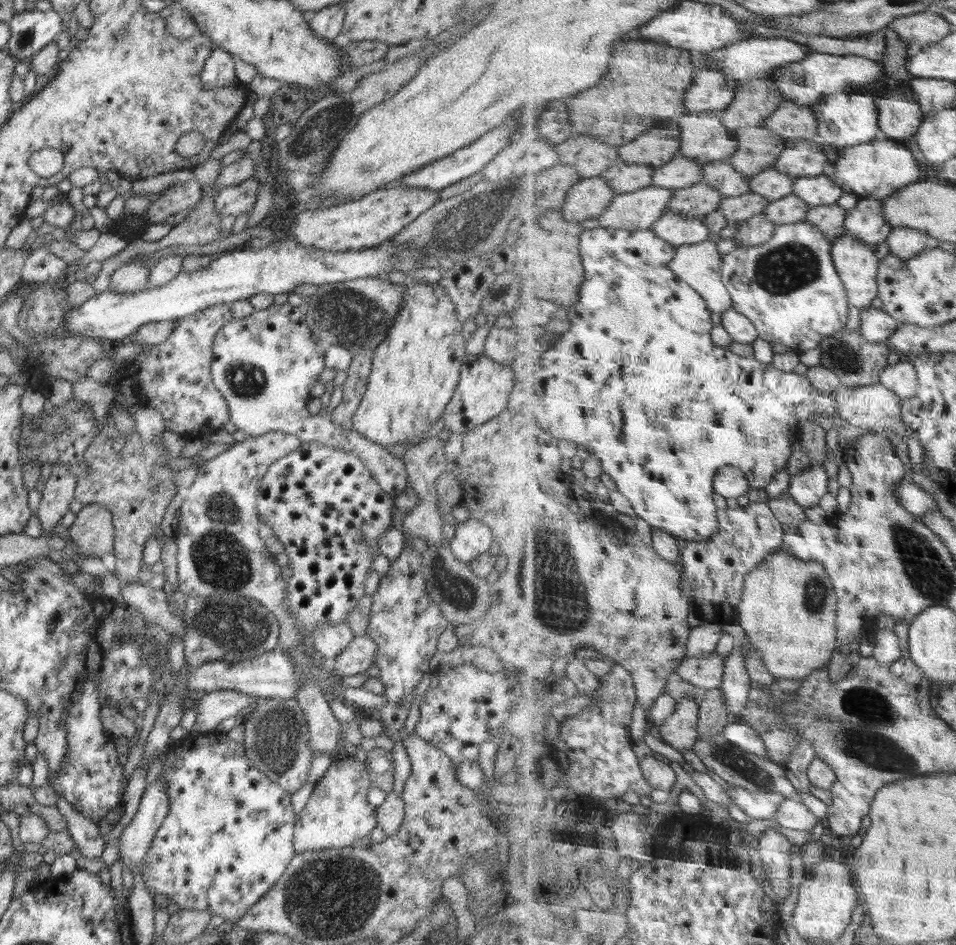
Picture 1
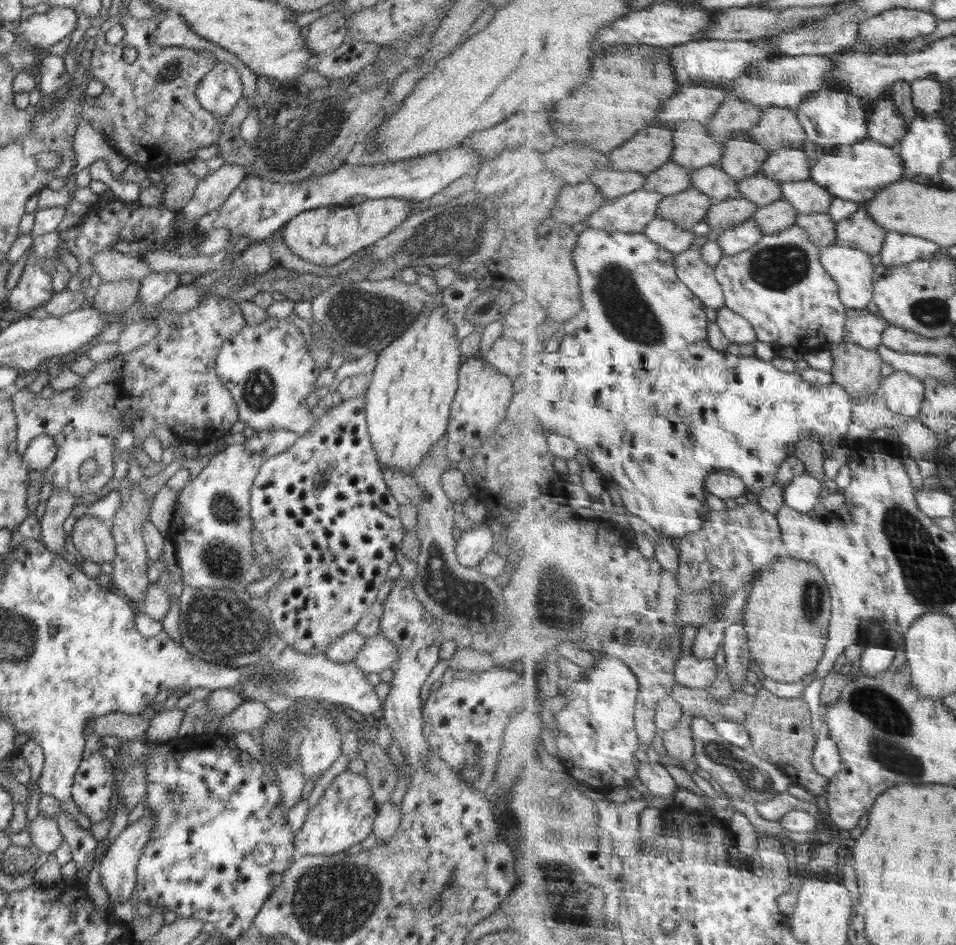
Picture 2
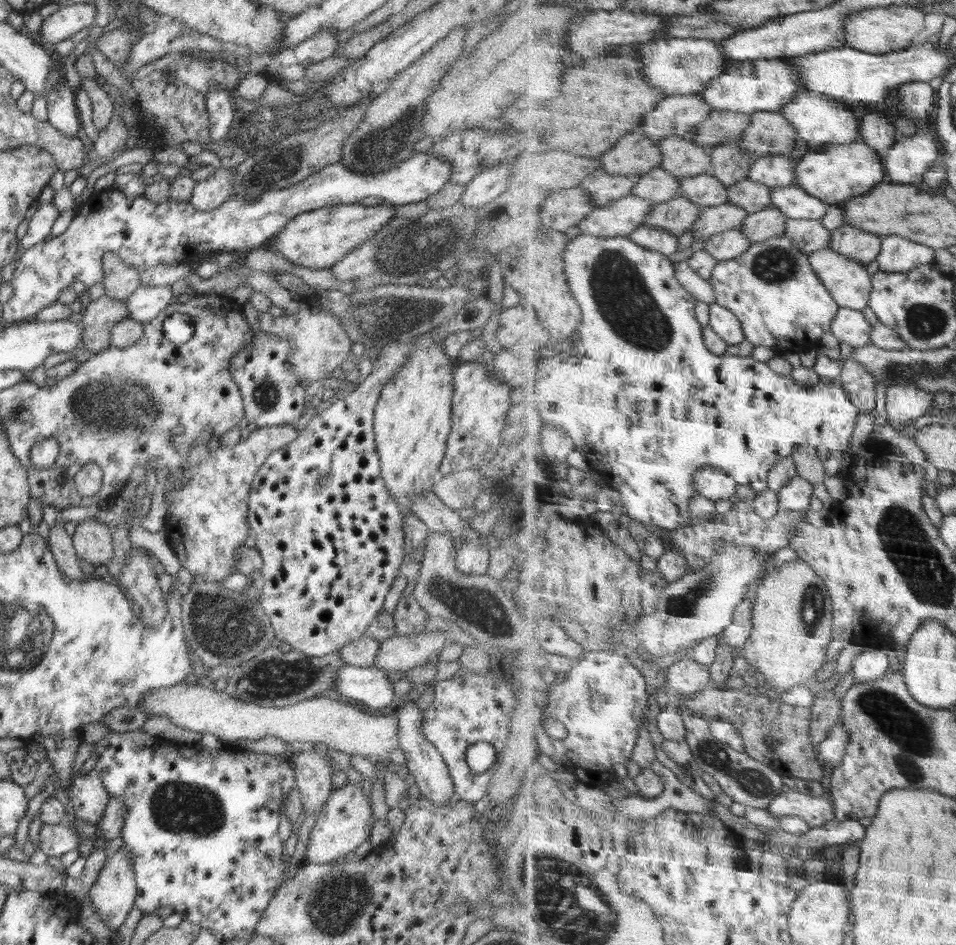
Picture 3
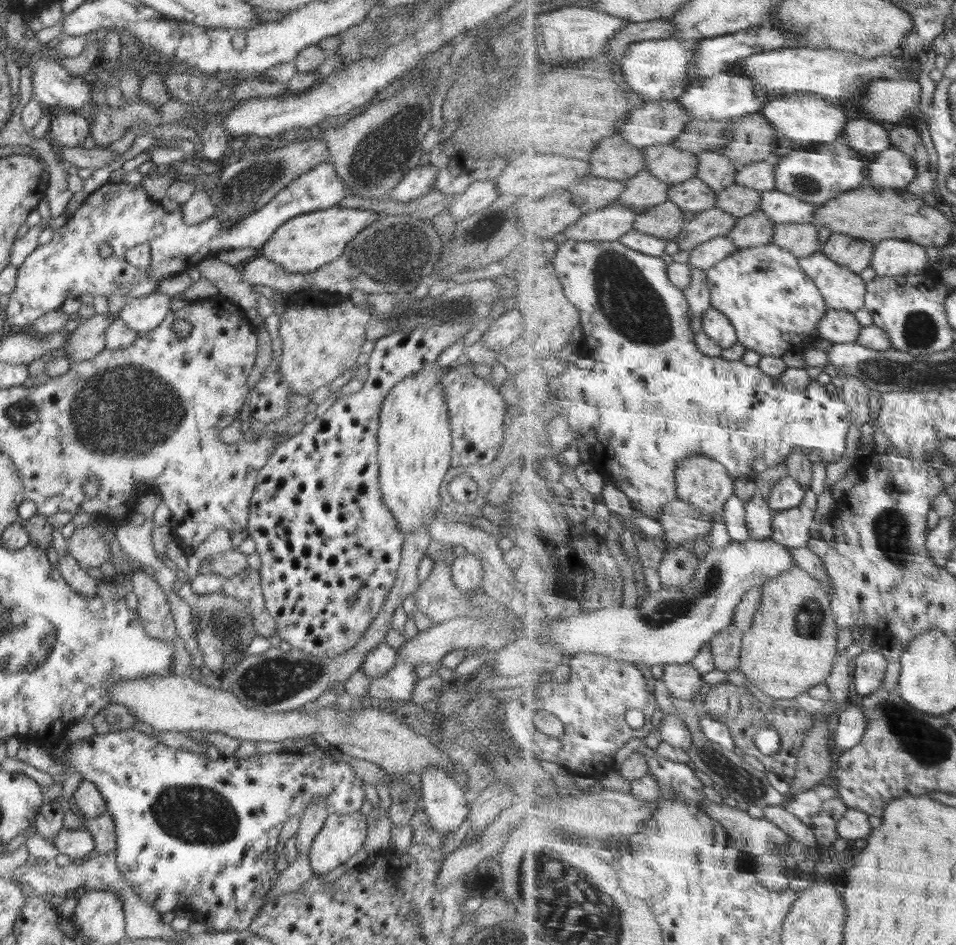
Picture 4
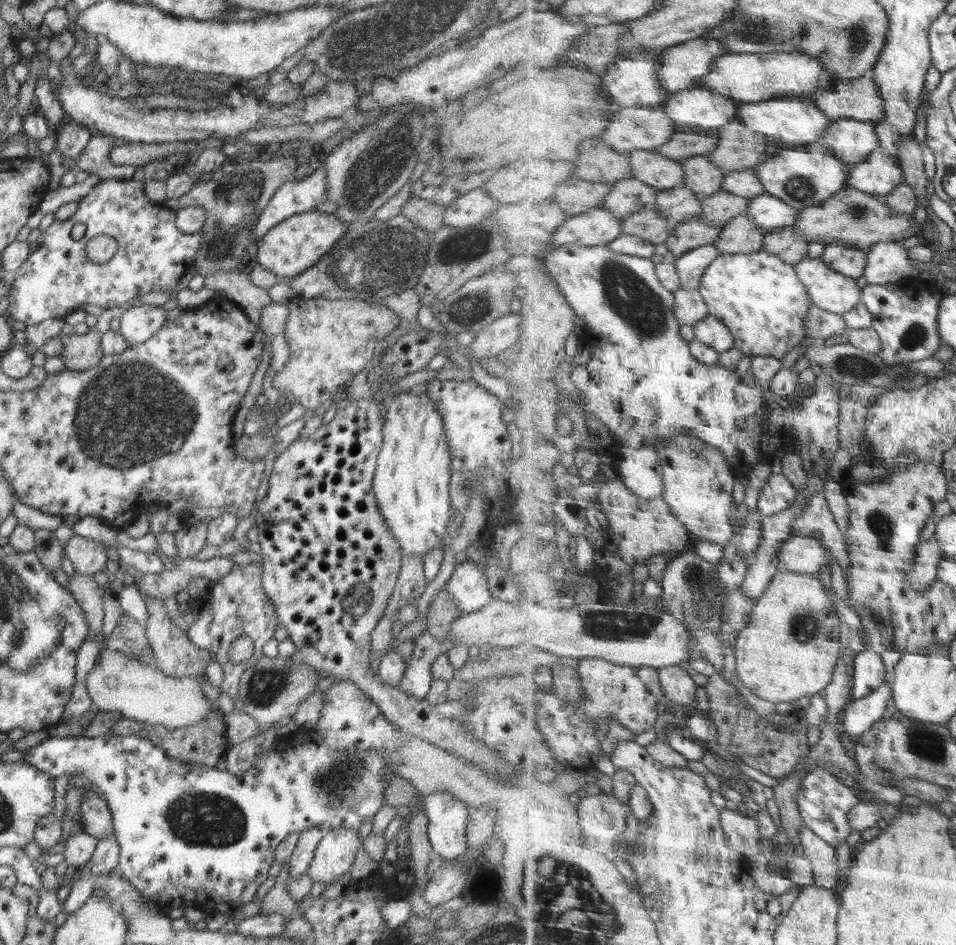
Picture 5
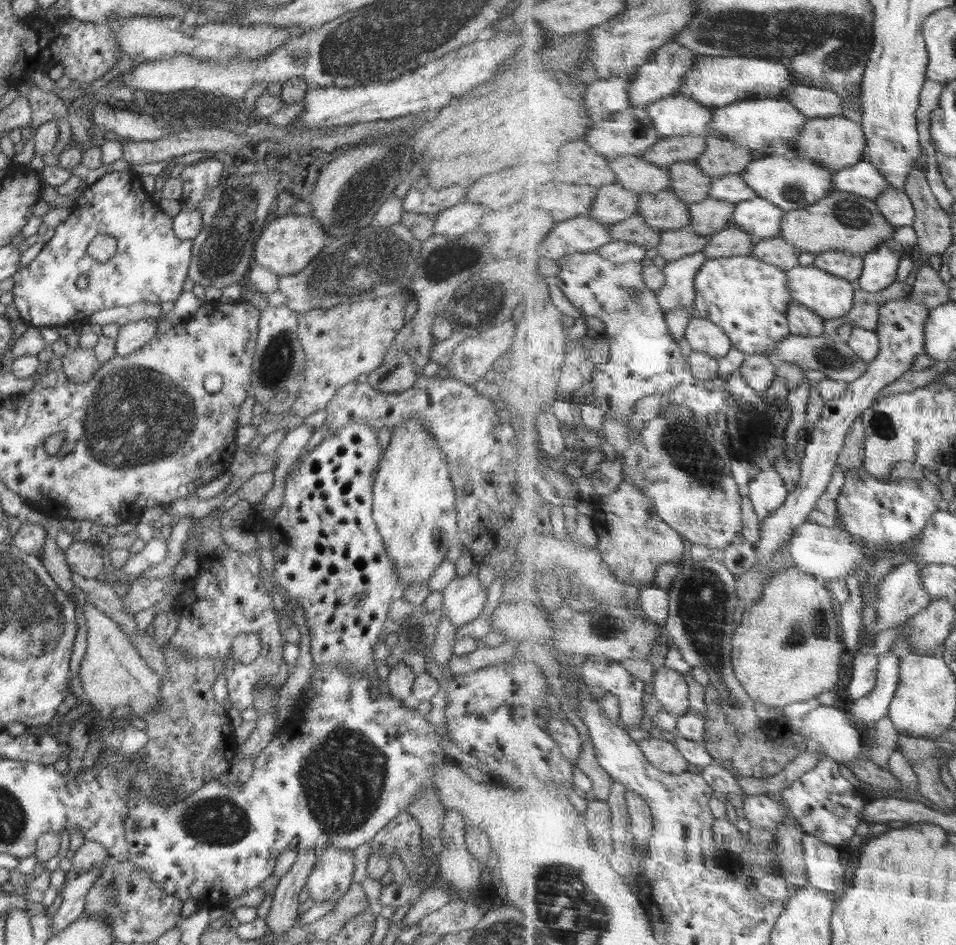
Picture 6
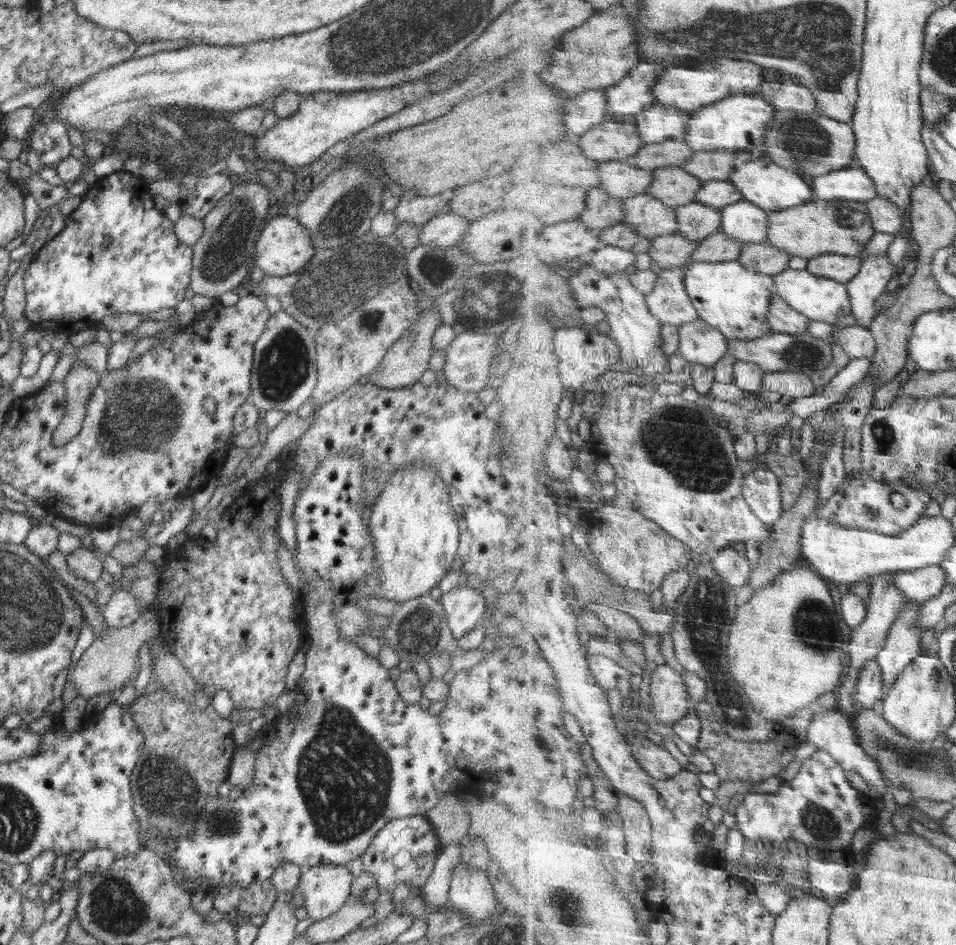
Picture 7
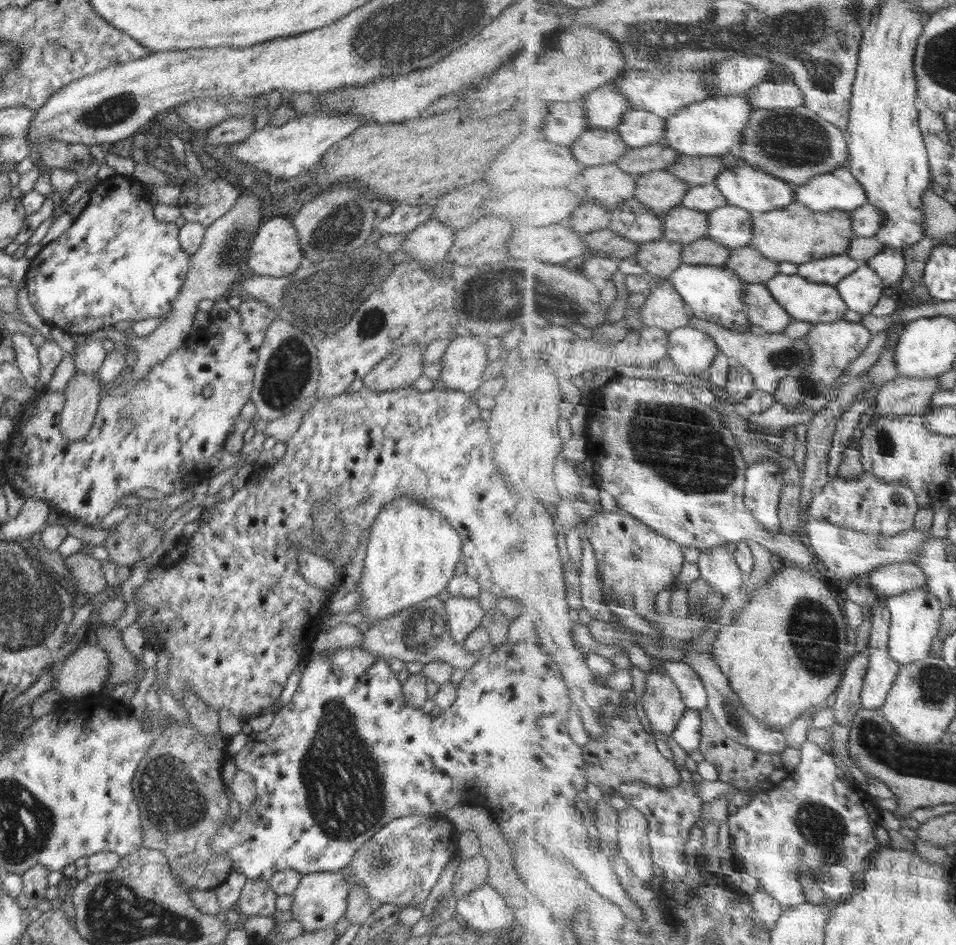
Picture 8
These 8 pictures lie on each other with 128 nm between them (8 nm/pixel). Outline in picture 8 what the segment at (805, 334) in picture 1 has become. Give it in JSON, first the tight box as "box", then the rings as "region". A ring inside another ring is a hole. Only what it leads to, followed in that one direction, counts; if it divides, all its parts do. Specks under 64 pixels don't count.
{"box":[671,264,754,332],"region":[[[683,264],[672,273],[671,278],[676,290],[698,317],[738,332],[744,332],[744,328],[754,325],[750,322],[750,308],[746,306],[746,280],[734,270],[722,266]]]}

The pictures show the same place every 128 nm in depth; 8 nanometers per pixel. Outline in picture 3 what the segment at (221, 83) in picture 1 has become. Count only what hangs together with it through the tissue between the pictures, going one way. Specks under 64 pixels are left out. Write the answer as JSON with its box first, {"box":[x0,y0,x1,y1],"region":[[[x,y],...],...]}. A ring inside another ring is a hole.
{"box":[206,89,236,142],"region":[[[215,89],[206,96],[206,107],[209,115],[209,136],[213,142],[225,140],[234,122],[236,108],[230,102],[230,90]]]}

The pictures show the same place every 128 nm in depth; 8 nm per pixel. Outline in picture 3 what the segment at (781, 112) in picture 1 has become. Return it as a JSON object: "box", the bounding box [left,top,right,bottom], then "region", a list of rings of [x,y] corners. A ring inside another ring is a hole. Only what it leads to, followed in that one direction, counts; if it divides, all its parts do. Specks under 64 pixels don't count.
{"box":[739,111,800,158],"region":[[[778,111],[752,114],[752,123],[739,146],[761,158],[766,155],[788,154],[800,139],[790,120]]]}

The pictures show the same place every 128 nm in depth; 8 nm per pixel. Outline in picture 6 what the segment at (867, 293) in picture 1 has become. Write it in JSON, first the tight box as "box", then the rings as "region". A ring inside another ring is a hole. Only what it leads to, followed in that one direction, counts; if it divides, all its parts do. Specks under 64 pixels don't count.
{"box":[788,264,856,320],"region":[[[815,264],[798,266],[788,271],[794,301],[808,306],[826,320],[845,317],[853,312],[856,283],[830,274]]]}

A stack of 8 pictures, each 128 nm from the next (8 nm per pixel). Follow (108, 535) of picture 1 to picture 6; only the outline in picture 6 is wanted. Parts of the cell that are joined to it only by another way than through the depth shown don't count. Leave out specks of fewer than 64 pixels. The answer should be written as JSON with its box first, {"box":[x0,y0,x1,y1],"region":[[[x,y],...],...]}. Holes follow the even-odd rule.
{"box":[64,539,107,579],"region":[[[75,539],[64,554],[70,571],[86,579],[96,579],[107,568],[106,554],[98,554],[88,541]]]}

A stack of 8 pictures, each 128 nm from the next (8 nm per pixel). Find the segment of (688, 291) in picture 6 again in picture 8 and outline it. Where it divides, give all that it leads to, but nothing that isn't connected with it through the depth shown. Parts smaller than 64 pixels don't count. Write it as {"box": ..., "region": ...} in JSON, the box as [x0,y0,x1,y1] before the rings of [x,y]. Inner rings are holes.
{"box":[642,278,696,333],"region":[[[672,278],[666,279],[664,284],[658,285],[649,293],[646,303],[642,306],[644,327],[662,328],[670,333],[688,326],[696,316],[692,306],[676,290]]]}

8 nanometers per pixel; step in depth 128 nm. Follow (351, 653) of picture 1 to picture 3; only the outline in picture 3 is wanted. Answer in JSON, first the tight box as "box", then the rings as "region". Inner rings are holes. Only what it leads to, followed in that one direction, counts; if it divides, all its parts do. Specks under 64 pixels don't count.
{"box":[374,631,448,671],"region":[[[424,631],[416,635],[396,635],[380,643],[374,666],[387,671],[407,671],[438,656],[448,642],[447,632]]]}

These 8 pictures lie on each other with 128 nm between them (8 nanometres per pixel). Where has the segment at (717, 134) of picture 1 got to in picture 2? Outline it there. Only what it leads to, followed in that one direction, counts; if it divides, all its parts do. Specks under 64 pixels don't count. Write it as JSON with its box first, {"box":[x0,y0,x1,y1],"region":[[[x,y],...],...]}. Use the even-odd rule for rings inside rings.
{"box":[673,121,725,170],"region":[[[680,121],[675,130],[673,160],[688,170],[718,165],[725,156],[725,144],[714,139],[707,123]]]}

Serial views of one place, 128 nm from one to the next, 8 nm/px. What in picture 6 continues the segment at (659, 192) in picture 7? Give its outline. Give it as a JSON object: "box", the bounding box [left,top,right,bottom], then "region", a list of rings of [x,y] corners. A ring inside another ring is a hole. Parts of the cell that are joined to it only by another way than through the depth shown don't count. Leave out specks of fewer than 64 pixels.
{"box":[670,161,715,205],"region":[[[697,161],[671,165],[670,178],[674,180],[670,190],[678,194],[686,205],[706,201],[712,196],[715,178],[710,176]]]}

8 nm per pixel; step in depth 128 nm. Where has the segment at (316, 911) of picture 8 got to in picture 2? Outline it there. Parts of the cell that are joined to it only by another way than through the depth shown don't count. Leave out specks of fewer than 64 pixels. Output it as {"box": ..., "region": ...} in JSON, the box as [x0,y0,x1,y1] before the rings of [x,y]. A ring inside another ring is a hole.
{"box":[293,769,377,855],"region":[[[348,769],[341,772],[326,788],[319,802],[308,810],[302,828],[293,839],[296,853],[328,855],[348,852],[351,846],[373,834],[377,809],[365,775]]]}

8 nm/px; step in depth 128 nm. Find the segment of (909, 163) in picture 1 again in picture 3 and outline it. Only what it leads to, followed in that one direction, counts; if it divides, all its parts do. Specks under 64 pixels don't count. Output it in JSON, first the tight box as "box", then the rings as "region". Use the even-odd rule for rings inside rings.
{"box":[794,141,889,206],"region":[[[861,141],[851,144],[832,146],[824,151],[806,152],[798,165],[796,165],[796,179],[794,185],[804,188],[808,194],[818,196],[830,206],[838,206],[851,200],[864,196],[882,182],[888,182],[889,172],[886,170],[885,154],[876,151]]]}

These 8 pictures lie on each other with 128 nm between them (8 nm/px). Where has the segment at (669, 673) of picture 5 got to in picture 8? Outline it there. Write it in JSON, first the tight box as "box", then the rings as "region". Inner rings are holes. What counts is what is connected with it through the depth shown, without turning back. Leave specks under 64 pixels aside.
{"box":[643,671,689,736],"region":[[[666,671],[648,676],[643,704],[652,728],[669,736],[689,709],[674,678]]]}

